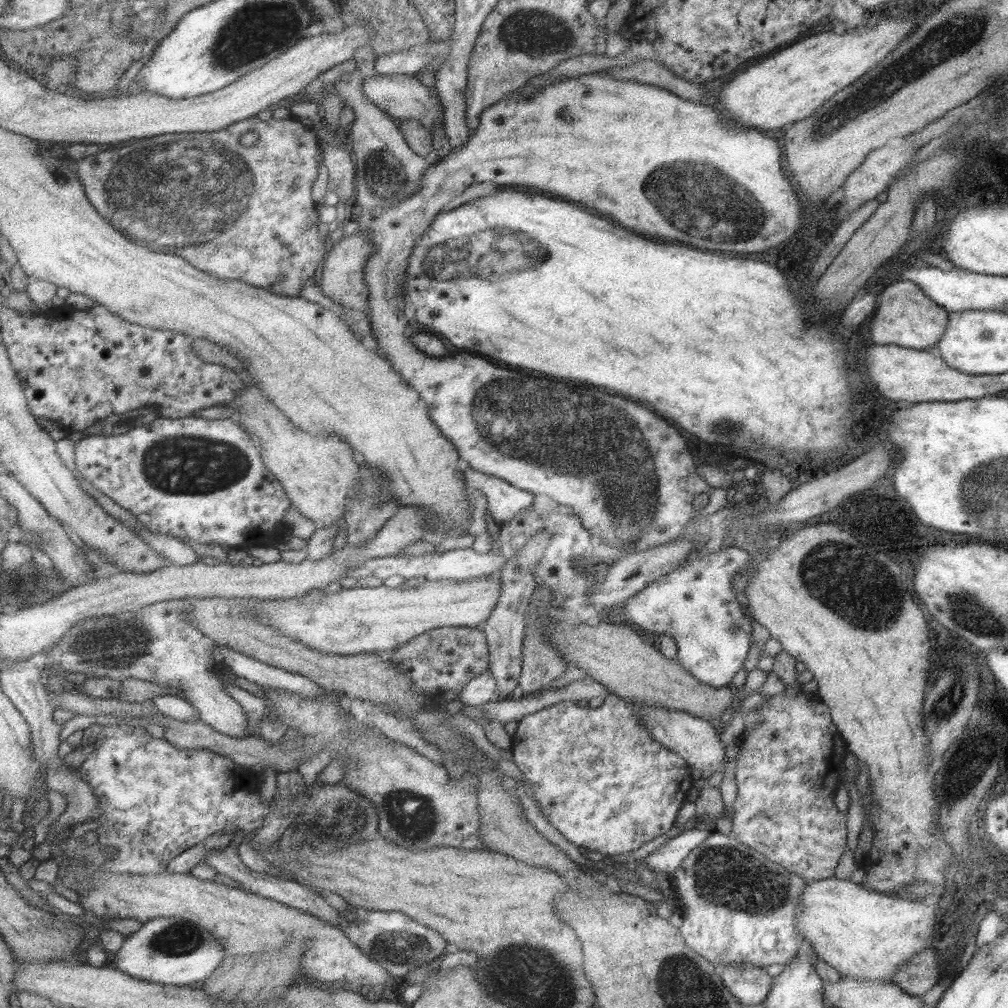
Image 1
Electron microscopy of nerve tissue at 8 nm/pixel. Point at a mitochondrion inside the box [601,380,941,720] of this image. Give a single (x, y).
(829, 578)

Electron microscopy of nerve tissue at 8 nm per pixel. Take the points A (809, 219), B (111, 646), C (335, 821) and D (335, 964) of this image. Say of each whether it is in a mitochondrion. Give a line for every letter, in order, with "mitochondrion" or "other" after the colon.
A: other
B: mitochondrion
C: mitochondrion
D: other

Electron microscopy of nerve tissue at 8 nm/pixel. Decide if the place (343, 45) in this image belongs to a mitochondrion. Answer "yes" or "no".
no

